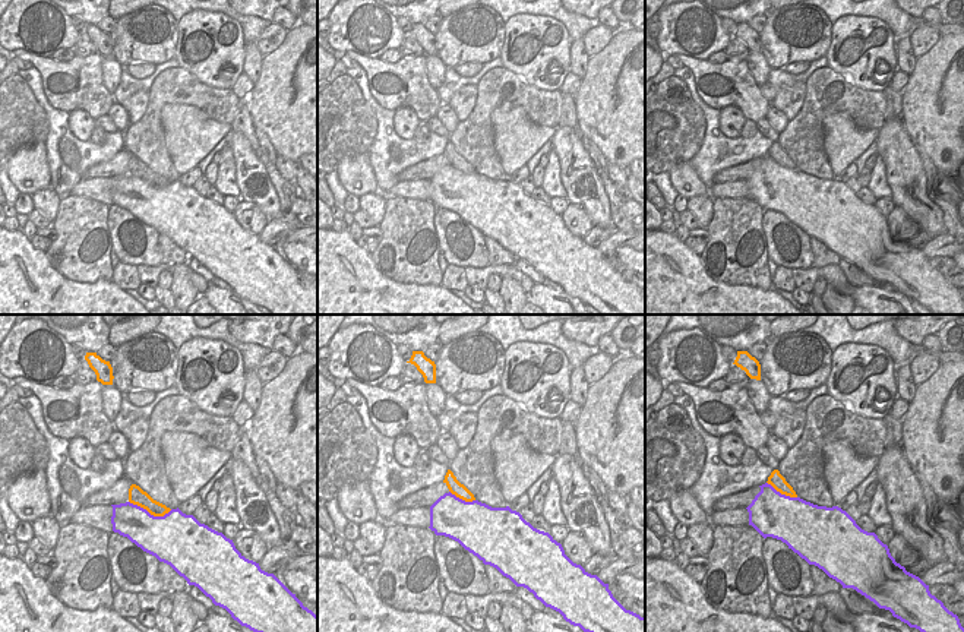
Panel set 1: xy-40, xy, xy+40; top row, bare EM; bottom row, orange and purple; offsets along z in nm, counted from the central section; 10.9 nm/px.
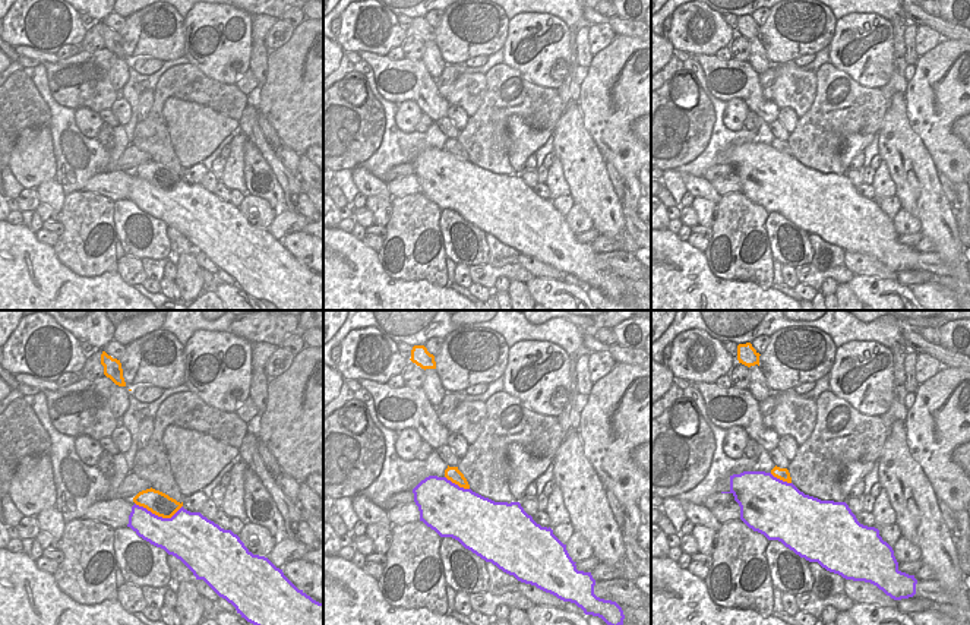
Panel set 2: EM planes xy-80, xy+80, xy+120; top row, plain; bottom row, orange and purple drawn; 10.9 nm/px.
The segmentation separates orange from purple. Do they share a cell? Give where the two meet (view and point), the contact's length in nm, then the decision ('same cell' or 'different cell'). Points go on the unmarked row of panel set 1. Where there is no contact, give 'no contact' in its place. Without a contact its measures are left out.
contact xy-40 (151, 186); length 480 nm; different cell

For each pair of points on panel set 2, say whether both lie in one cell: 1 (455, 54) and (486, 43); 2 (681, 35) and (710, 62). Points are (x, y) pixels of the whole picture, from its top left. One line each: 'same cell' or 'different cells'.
1: same cell
2: different cells

